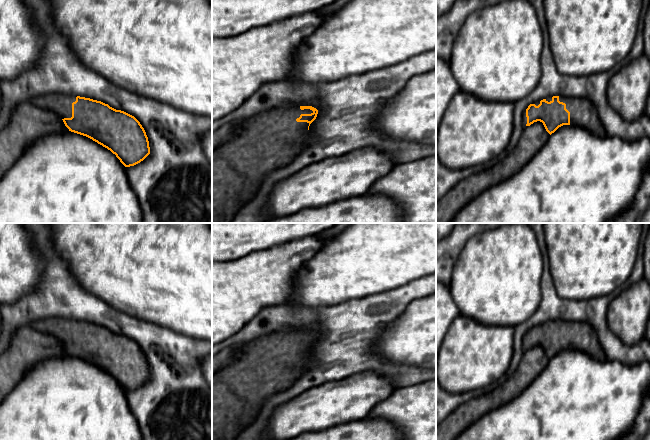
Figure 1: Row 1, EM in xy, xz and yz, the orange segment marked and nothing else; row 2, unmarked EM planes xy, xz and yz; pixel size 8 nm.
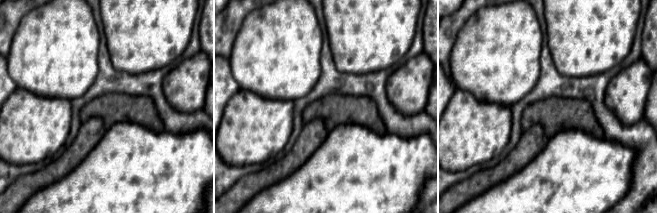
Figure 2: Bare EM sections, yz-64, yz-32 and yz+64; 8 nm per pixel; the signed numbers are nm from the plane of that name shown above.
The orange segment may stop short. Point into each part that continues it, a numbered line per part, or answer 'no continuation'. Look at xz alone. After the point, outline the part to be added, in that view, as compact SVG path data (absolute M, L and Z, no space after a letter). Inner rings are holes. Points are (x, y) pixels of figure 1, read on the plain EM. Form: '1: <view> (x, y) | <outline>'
1: xz (271, 364) | M285 327L246 343L232 362L212 375L212 440L236 440L257 418L266 399L290 388L306 372L309 347L296 343L311 337Z

